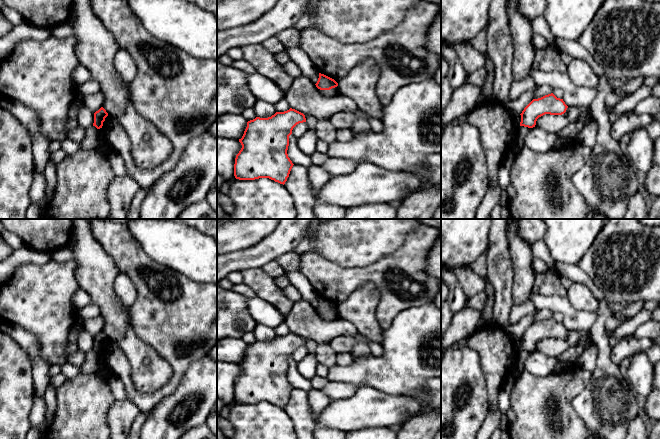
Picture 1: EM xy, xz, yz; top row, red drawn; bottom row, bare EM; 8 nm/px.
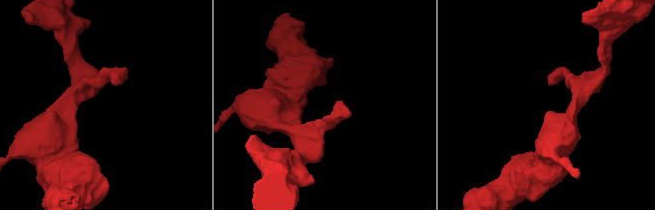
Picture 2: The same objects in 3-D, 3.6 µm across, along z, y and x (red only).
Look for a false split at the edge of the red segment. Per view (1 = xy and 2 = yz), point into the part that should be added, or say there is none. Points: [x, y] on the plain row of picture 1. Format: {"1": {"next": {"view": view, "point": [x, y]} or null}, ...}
{"1": {"next": null}, "2": {"next": null}}

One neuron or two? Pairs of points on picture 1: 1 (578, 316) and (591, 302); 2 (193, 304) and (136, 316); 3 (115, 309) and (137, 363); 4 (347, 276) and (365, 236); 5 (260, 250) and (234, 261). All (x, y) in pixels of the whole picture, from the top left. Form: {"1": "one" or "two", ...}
{"1": "two", "2": "one", "3": "one", "4": "two", "5": "one"}

